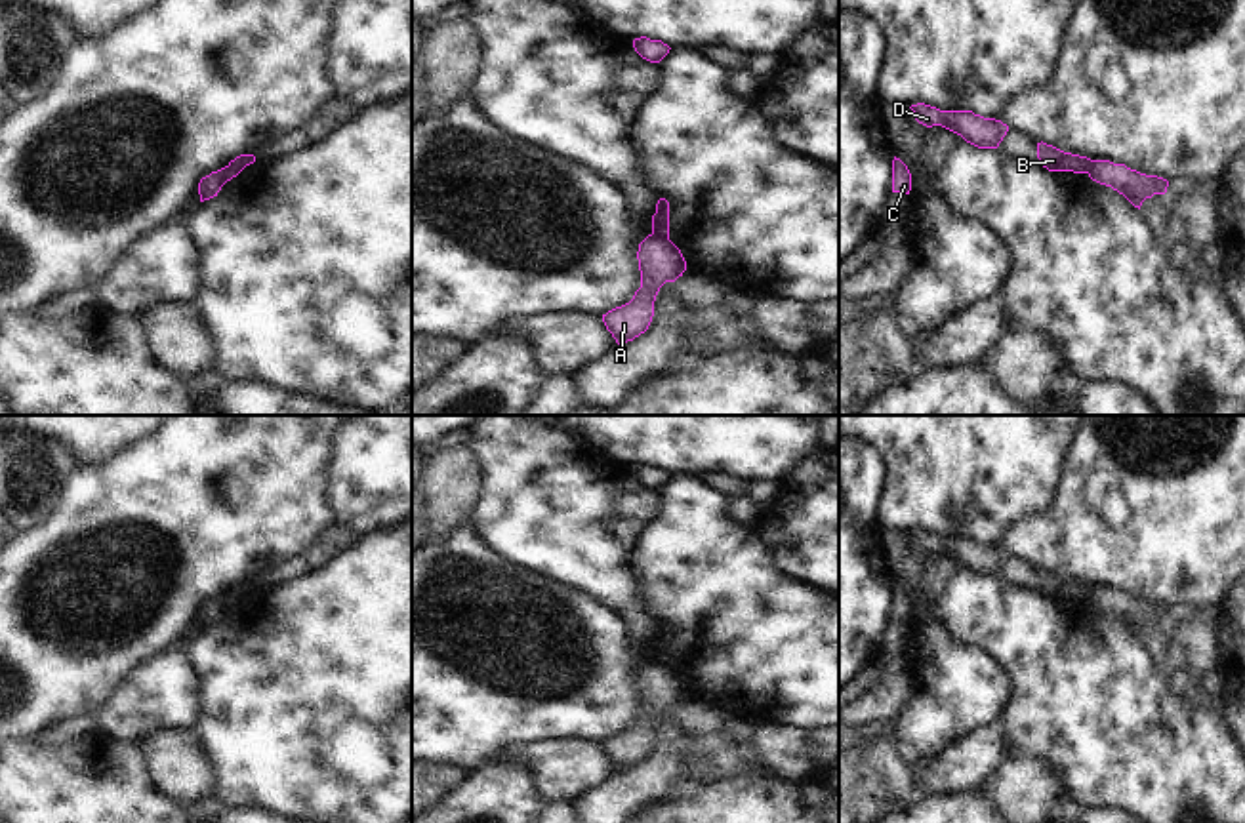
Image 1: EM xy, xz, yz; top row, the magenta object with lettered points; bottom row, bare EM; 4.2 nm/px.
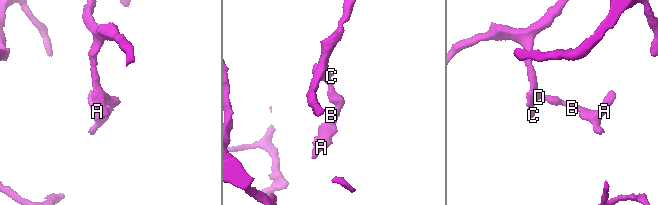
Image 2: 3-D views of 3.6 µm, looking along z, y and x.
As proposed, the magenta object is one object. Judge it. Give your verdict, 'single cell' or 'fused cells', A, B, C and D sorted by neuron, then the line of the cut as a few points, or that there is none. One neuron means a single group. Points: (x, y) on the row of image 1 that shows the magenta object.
fused cells | A / B C D | xz (653, 231), (668, 240)

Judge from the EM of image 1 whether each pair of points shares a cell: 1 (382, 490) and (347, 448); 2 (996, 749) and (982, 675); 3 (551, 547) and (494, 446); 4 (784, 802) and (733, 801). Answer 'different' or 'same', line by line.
1: same
2: different
3: same
4: same

